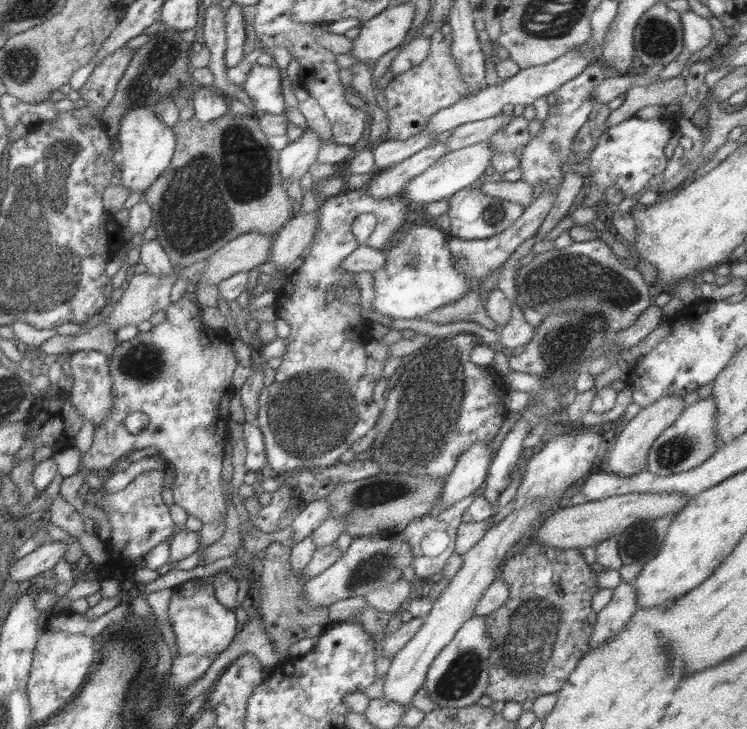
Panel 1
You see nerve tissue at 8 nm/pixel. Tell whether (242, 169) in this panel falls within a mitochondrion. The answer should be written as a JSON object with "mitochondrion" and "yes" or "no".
{"mitochondrion":"yes"}

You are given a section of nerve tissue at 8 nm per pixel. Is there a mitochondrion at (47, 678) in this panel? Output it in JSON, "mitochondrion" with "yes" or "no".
{"mitochondrion":"no"}

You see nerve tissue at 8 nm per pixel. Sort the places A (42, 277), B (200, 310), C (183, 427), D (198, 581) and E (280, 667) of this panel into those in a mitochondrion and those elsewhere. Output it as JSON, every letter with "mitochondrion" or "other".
{"A":"mitochondrion","B":"other","C":"other","D":"other","E":"other"}

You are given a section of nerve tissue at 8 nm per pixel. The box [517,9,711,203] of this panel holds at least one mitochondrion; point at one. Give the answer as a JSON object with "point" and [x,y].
{"point":[657,36]}

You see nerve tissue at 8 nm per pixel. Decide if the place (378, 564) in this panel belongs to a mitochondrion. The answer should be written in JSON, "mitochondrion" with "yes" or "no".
{"mitochondrion":"yes"}

